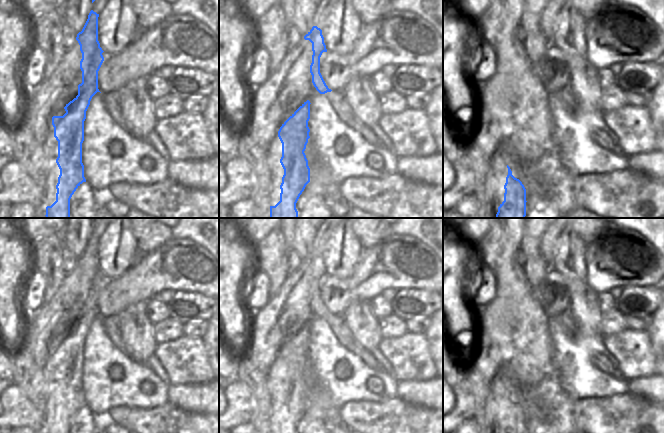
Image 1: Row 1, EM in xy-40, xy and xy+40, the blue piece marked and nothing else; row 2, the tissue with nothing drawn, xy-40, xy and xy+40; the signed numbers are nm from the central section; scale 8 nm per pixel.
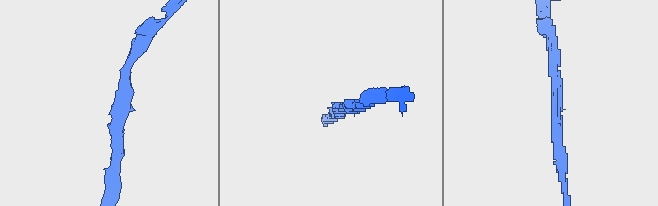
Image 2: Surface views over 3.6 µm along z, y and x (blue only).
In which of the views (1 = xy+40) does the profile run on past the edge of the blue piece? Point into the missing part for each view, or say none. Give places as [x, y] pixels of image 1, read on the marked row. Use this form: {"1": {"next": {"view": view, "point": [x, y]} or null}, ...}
{"1": {"next": null}}

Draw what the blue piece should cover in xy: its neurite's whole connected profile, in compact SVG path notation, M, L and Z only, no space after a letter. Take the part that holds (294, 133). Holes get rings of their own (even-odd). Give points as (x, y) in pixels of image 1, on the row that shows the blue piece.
M310 101L304 102L280 127L280 163L284 169L280 201L270 206L270 218L298 218L296 203L310 182L310 168L304 153L310 138Z

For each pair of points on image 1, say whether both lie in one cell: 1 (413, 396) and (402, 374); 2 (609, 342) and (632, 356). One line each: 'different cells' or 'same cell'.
1: different cells
2: same cell

